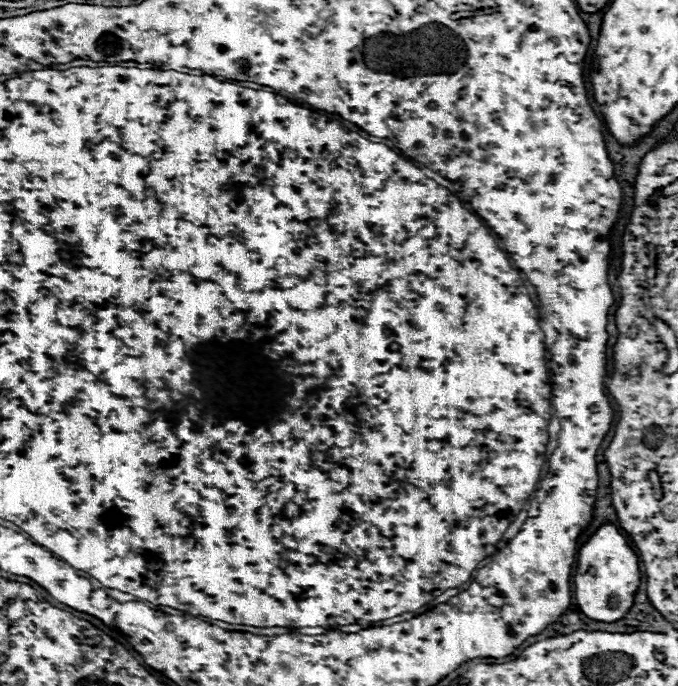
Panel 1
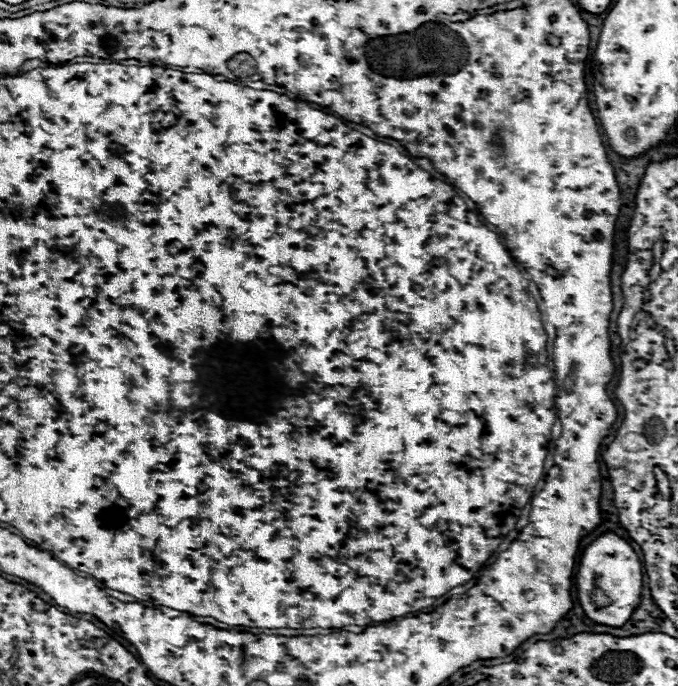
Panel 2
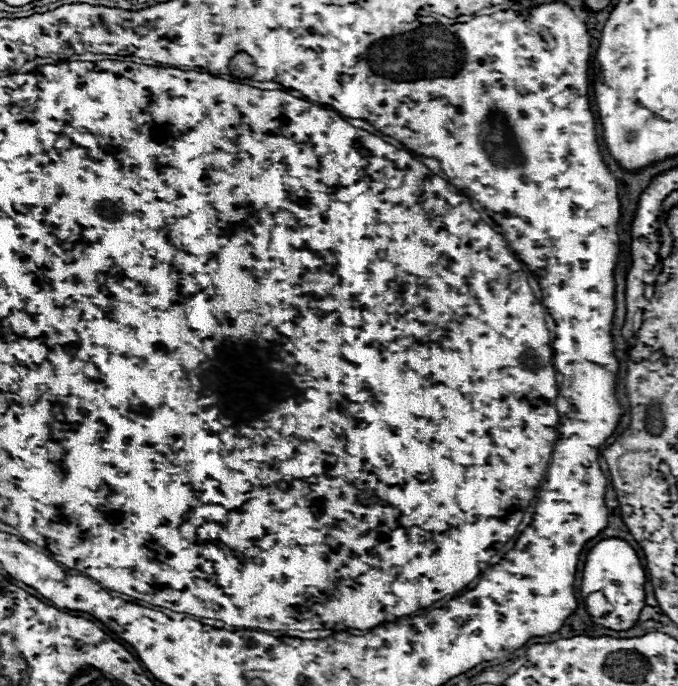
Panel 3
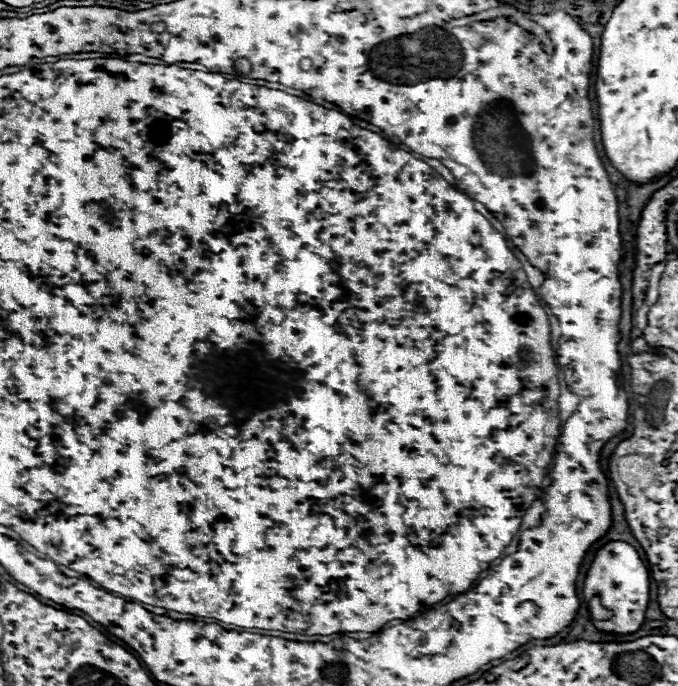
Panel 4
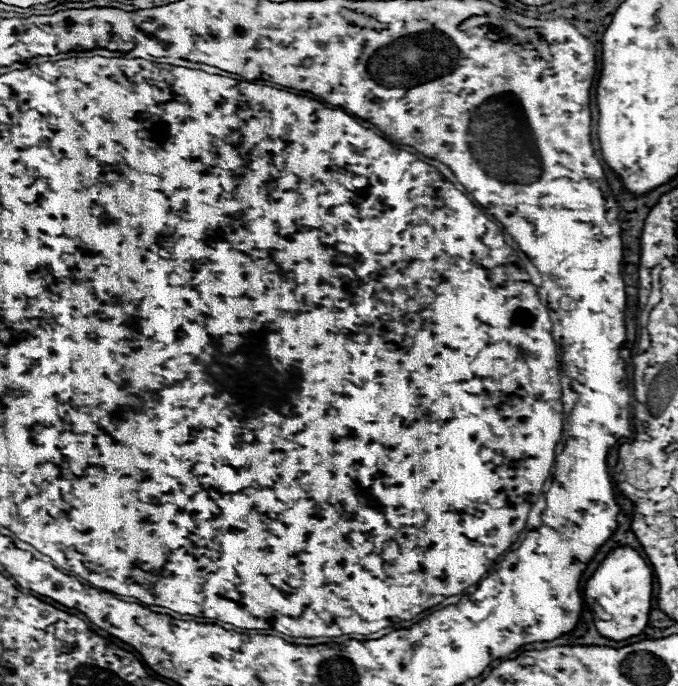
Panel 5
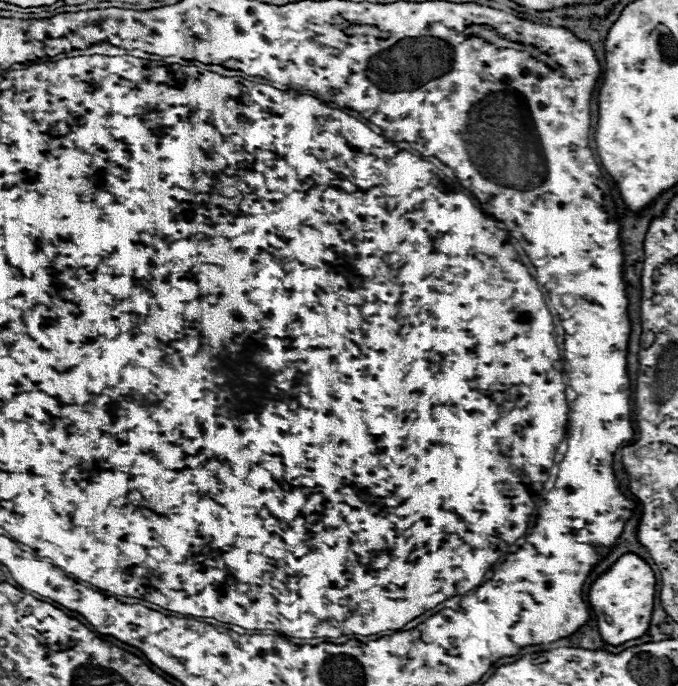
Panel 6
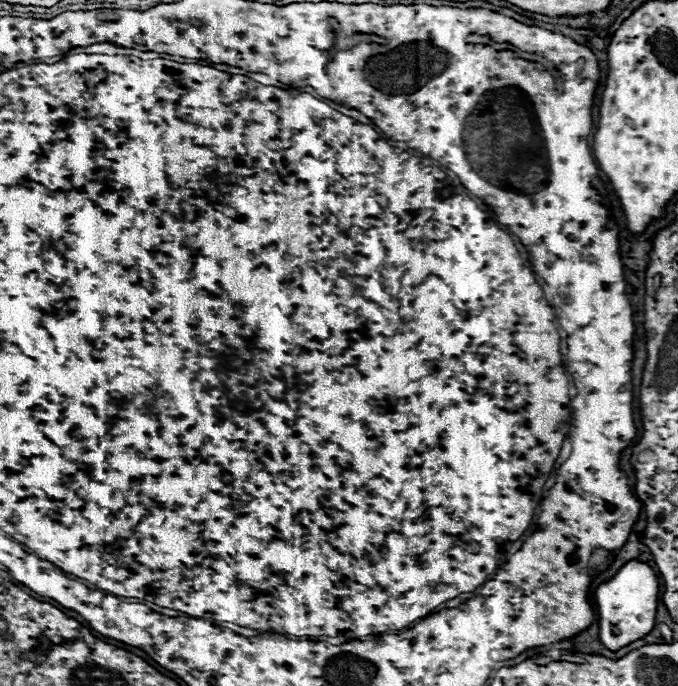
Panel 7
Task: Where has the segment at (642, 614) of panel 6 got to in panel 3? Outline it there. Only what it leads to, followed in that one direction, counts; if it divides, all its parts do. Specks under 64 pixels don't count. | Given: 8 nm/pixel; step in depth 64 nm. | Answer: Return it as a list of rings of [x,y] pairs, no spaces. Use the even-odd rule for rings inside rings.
[[[608,538],[608,540],[598,542],[588,552],[580,594],[582,594],[582,598],[586,598],[592,592],[602,592],[606,596],[606,600],[612,604],[614,610],[608,616],[594,620],[598,626],[610,628],[610,630],[630,630],[638,622],[640,612],[646,606],[644,584],[646,584],[646,572],[644,572],[644,566],[638,558],[636,550],[620,538]]]

